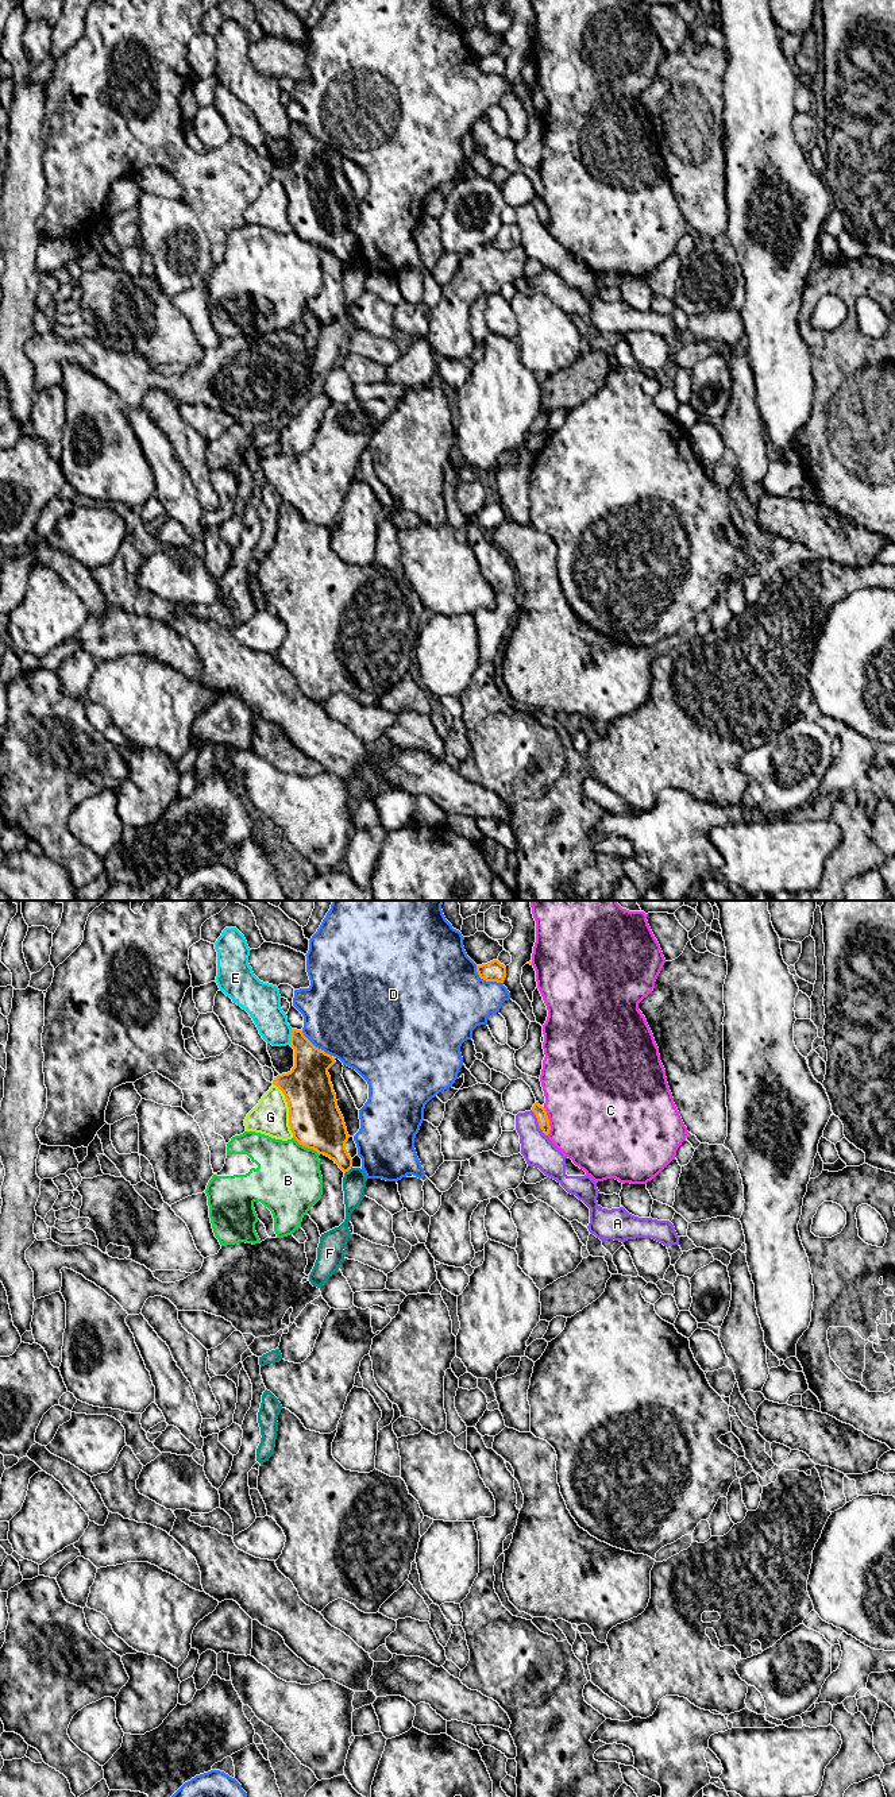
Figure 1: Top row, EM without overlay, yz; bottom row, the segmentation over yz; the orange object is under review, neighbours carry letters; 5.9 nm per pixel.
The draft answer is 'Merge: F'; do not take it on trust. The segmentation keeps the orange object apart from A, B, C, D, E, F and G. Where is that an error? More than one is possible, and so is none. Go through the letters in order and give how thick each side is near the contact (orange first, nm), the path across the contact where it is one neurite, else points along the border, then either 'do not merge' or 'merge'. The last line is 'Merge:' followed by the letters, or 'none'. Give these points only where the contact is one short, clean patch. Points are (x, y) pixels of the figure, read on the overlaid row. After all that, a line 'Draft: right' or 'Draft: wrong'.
A: 70/190 nm | do not merge
B: 320/400 nm | do not merge
C: 70/500 nm | do not merge
D: 120/440 nm | do not merge
E: 220/200 nm | along yz (292, 1029), (289, 1044) | do not merge
F: 240/140 nm | along yz (351, 1167), (344, 1173) | do not merge
G: 320/220 nm | do not merge
Merge: none
Draft: wrong

